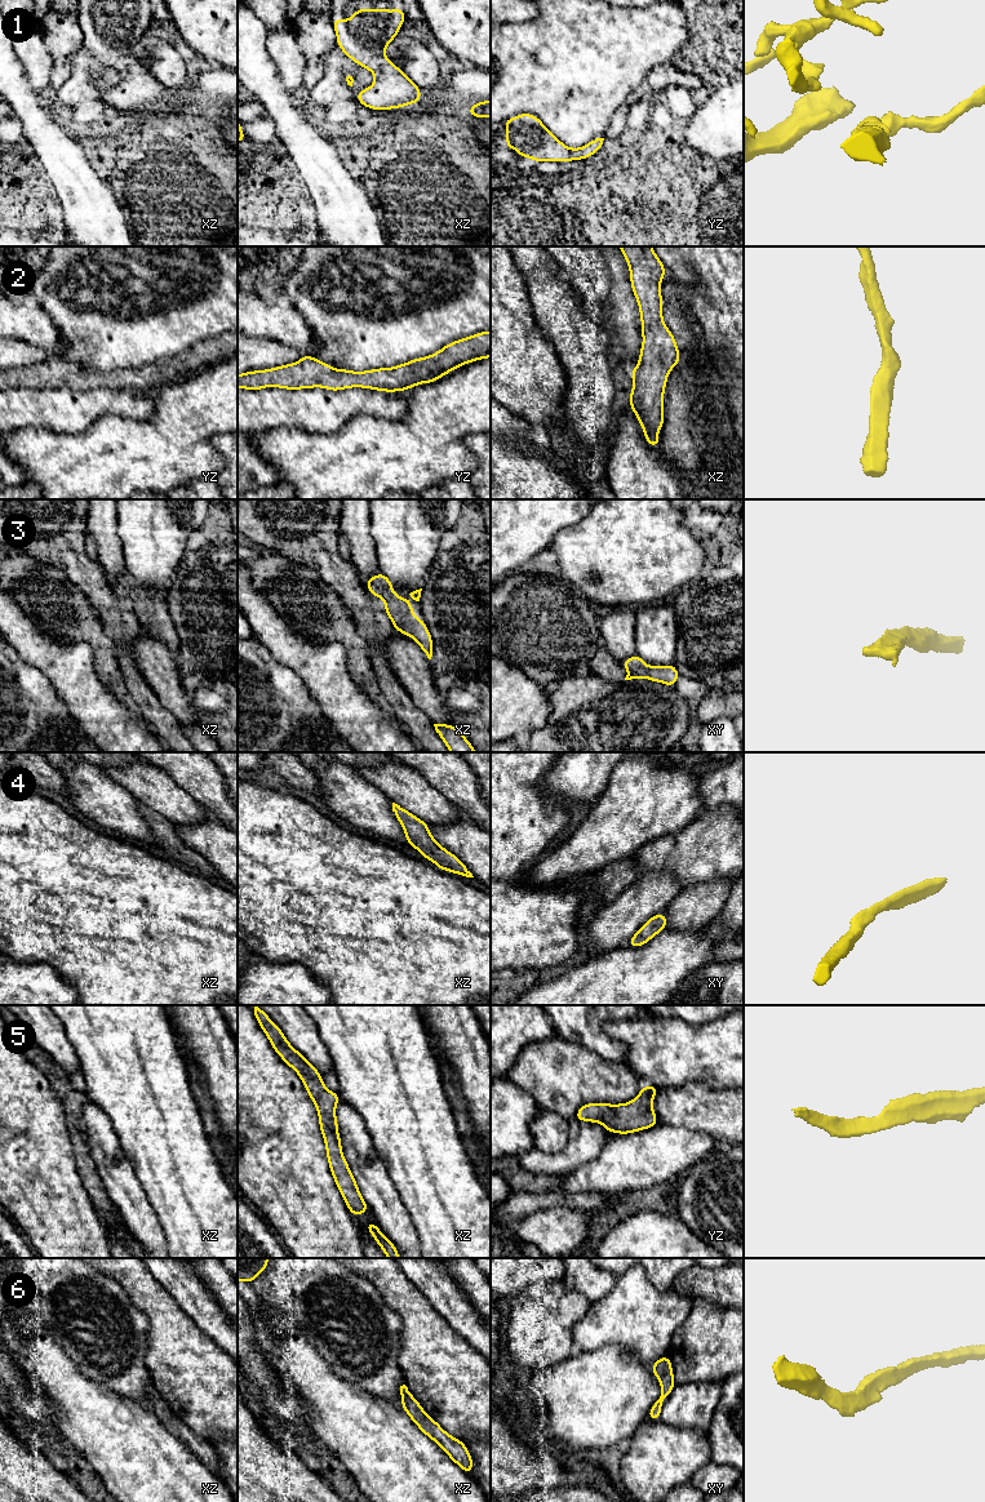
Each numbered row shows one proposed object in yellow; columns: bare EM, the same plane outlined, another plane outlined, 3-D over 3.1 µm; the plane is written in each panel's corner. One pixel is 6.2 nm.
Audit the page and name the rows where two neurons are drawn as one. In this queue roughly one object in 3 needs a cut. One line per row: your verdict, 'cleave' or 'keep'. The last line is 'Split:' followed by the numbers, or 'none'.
1: keep
2: keep
3: keep
4: keep
5: keep
6: keep
Split: none

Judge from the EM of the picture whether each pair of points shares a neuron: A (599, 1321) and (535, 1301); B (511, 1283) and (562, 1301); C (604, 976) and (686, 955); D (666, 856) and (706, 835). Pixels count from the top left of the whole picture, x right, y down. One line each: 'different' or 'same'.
A: different
B: different
C: same
D: same

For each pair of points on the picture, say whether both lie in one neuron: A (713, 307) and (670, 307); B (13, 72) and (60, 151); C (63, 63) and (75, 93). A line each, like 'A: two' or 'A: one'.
A: two
B: one
C: two

